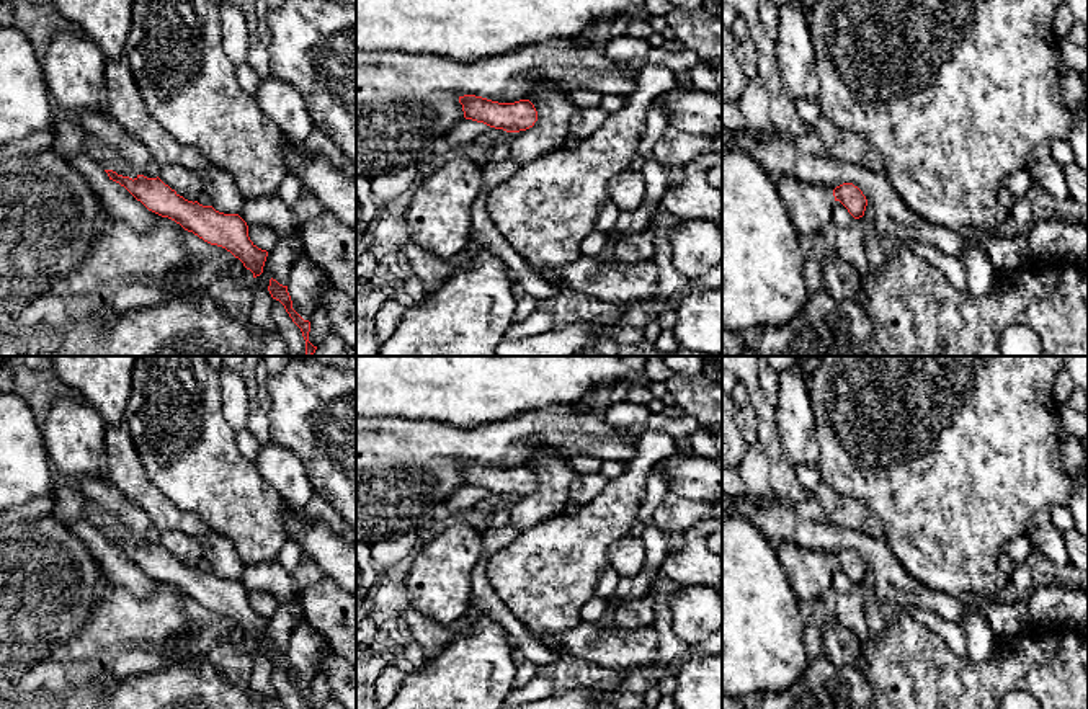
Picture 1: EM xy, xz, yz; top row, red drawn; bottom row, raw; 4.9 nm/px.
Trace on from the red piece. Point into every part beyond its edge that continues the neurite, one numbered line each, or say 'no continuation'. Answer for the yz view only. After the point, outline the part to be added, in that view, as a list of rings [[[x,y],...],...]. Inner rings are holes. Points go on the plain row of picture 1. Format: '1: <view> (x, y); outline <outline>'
no continuation

